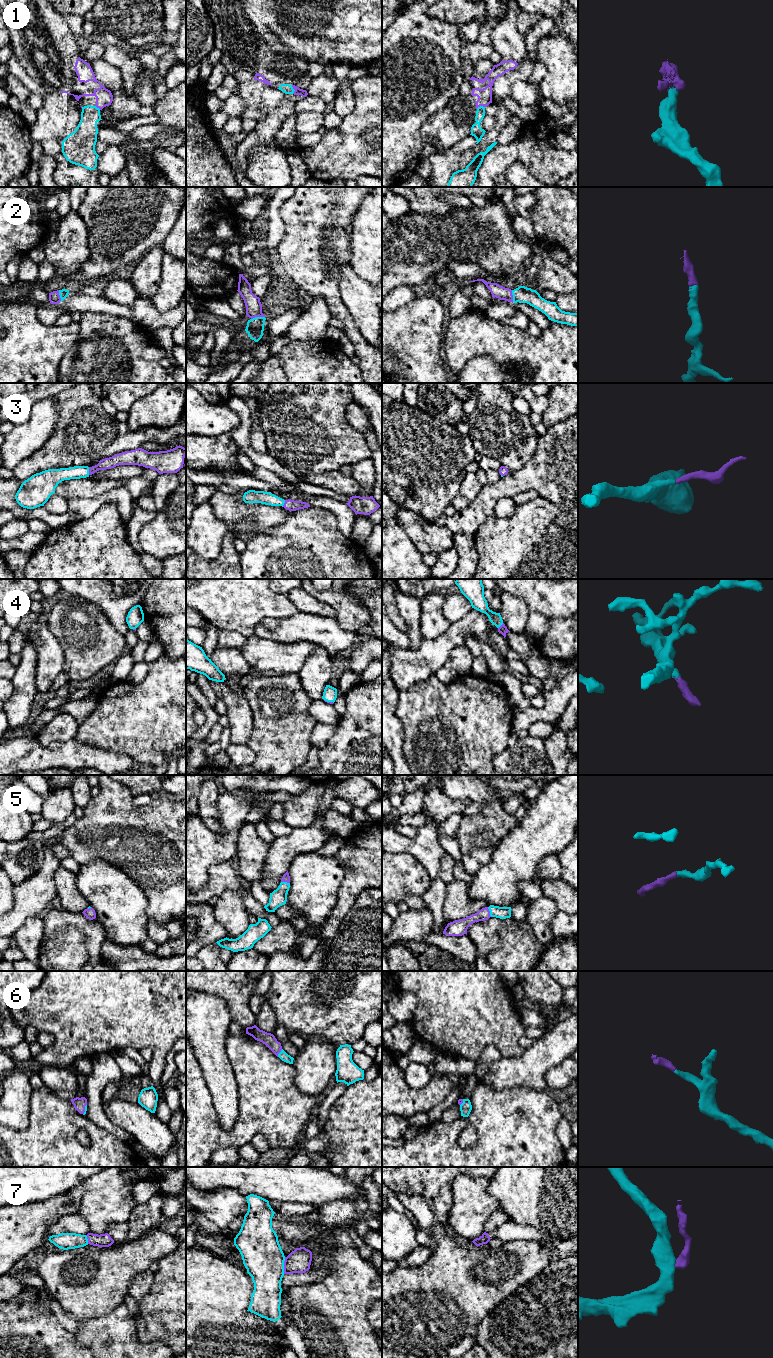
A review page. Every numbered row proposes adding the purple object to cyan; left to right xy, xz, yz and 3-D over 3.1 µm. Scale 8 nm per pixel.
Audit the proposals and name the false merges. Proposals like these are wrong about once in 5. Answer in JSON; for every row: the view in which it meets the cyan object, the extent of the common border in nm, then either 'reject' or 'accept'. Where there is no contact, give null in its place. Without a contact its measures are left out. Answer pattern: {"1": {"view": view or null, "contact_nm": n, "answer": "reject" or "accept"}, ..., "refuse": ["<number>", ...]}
{"1": {"view": "xz", "contact_nm": 70, "answer": "accept"}, "2": {"view": "xz", "contact_nm": 110, "answer": "accept"}, "3": {"view": "xy", "contact_nm": 60, "answer": "accept"}, "4": {"view": "yz", "contact_nm": 60, "answer": "accept"}, "5": {"view": "yz", "contact_nm": 90, "answer": "accept"}, "6": {"view": "xz", "contact_nm": 80, "answer": "accept"}, "7": {"view": "xz", "contact_nm": 140, "answer": "reject"}, "refuse": ["7"]}

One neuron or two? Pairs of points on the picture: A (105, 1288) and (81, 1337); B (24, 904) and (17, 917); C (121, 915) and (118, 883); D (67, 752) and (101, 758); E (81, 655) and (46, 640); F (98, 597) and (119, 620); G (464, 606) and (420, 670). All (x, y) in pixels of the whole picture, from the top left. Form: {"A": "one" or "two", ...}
{"A": "two", "B": "one", "C": "one", "D": "one", "E": "two", "F": "one", "G": "two"}

